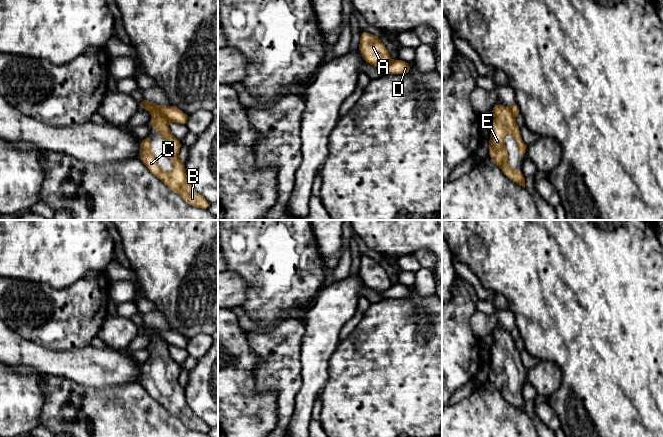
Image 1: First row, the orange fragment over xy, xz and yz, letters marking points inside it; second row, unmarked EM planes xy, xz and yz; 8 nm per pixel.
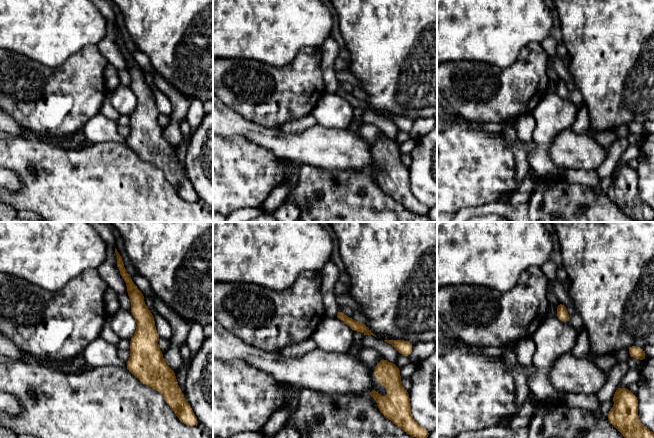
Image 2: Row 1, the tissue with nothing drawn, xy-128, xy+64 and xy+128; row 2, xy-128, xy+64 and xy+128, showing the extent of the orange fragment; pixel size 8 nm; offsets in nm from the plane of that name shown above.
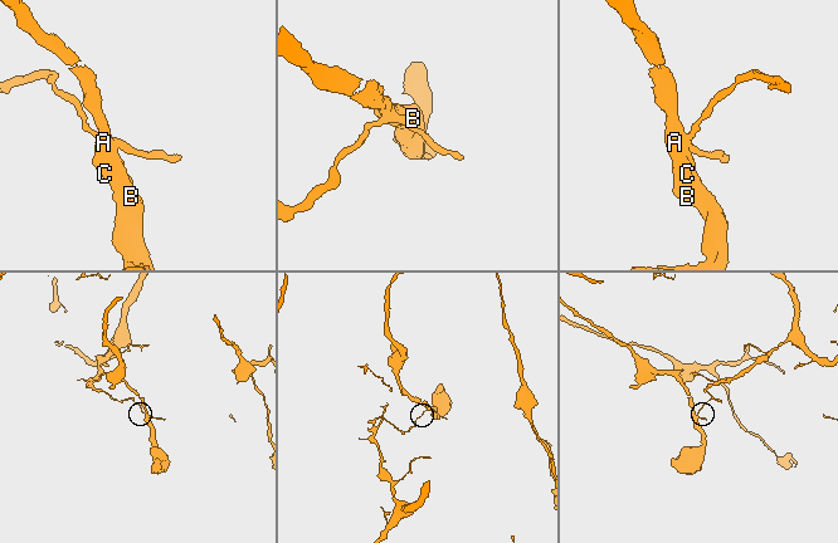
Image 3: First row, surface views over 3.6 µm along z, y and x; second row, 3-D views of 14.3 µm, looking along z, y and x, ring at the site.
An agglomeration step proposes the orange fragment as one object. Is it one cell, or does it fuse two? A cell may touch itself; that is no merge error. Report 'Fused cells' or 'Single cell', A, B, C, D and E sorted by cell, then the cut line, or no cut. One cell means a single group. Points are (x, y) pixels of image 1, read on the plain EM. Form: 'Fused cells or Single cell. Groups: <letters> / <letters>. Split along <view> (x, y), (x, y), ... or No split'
Fused cells. Groups: A B C E / D. Split along xy (148, 333), (159, 335), (168, 344)

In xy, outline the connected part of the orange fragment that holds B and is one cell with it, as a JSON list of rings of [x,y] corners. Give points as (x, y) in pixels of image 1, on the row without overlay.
[[[148,335],[152,337],[150,347],[165,365],[165,378],[171,384],[172,394],[170,397],[166,397],[158,389],[152,374],[151,360],[141,365],[139,383],[154,400],[159,402],[171,415],[180,419],[186,427],[198,432],[208,433],[210,427],[193,413],[187,403],[185,387],[179,382],[181,365],[171,358],[168,343],[160,336]]]

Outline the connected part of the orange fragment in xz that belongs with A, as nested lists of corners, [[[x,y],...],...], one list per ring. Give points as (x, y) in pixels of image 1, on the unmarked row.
[[[366,255],[361,256],[359,275],[368,288],[378,292],[385,291],[392,286],[390,278],[379,261]]]

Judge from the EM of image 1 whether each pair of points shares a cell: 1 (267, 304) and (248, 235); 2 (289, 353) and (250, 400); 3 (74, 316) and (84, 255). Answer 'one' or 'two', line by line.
1: one
2: two
3: two

